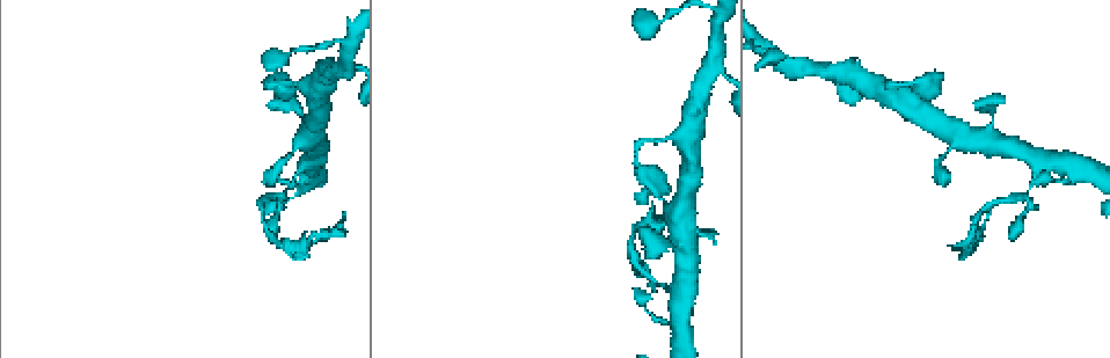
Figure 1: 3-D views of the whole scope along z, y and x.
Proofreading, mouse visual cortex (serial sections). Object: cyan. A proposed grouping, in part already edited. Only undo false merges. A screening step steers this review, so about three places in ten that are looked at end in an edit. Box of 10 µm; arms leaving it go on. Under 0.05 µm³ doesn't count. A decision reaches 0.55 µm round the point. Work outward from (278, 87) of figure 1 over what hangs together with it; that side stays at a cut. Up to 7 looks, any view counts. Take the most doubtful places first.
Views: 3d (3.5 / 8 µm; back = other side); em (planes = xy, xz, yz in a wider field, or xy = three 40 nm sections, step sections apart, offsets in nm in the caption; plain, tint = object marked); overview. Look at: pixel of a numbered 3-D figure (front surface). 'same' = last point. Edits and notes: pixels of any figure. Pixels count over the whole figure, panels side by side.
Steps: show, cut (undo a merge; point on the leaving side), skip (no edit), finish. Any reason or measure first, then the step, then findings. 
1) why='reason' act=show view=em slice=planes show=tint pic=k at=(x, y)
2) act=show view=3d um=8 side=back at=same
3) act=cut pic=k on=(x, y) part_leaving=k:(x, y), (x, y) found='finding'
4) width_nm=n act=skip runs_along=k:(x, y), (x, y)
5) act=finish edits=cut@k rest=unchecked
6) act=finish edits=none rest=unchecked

why='a narrow waist' act=show view=3d um=8 pic=1 at=(944, 153)

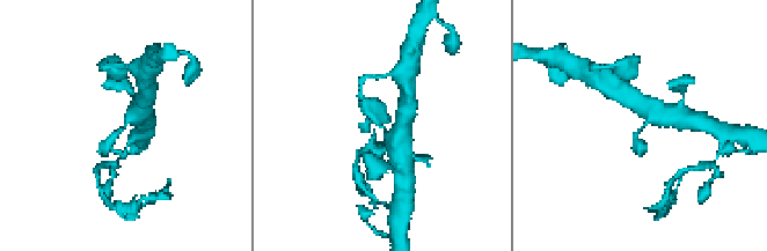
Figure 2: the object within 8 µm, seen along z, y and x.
why='need the tissue' act=show view=em slice=xy step=2 show=tint at=same

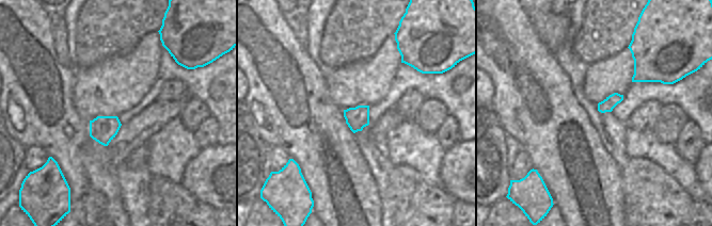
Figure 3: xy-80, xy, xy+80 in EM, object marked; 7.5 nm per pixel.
act=skip runs_along=2:(141, 109), (108, 141), (106, 153) found='continuous, no second cell'

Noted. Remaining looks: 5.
why='abrupt turn' act=show view=3d um=3.5 pic=1 at=(661, 243)

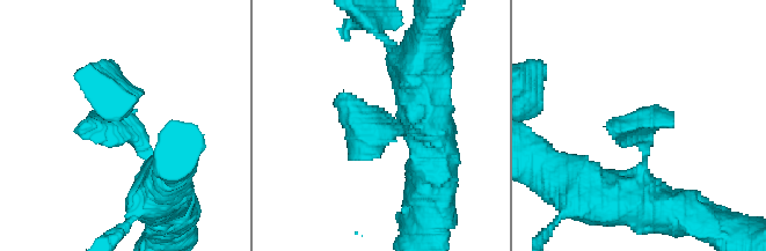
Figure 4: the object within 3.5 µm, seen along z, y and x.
why='now the EM' act=show view=em slice=xy step=1 show=tint pic=4 at=(120, 123)

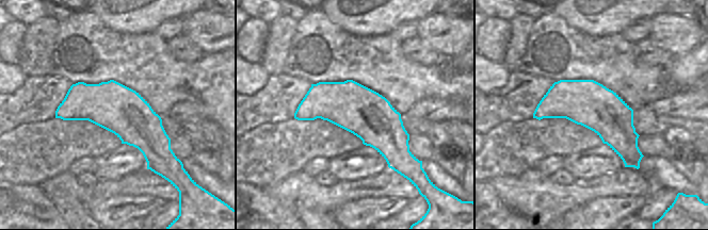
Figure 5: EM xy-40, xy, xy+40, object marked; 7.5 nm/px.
act=skip runs_along=4:(169, 199), (119, 124), (73, 131) found='one cell here'

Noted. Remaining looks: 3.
act=show view=3d um=3.5 pic=1 at=(816, 68)

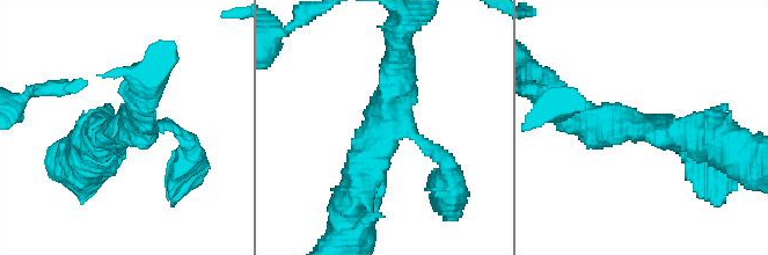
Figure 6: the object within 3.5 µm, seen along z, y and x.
arms=3 arm_widths_nm=150,450,500 act=show view=em slice=xy step=3 show=tint pic=6 at=(647, 129)

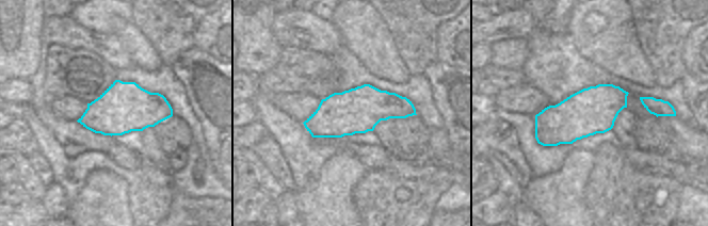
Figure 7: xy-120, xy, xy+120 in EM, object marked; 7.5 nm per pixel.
act=show view=em slice=planes show=tint at=same

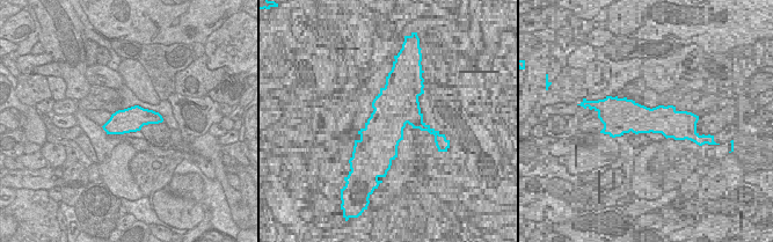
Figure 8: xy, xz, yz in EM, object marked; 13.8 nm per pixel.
act=skip runs_along=6:(355, 196), (382, 143), (401, 59) found='all the same cell'

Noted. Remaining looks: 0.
act=finish edits=none rest=unchecked

